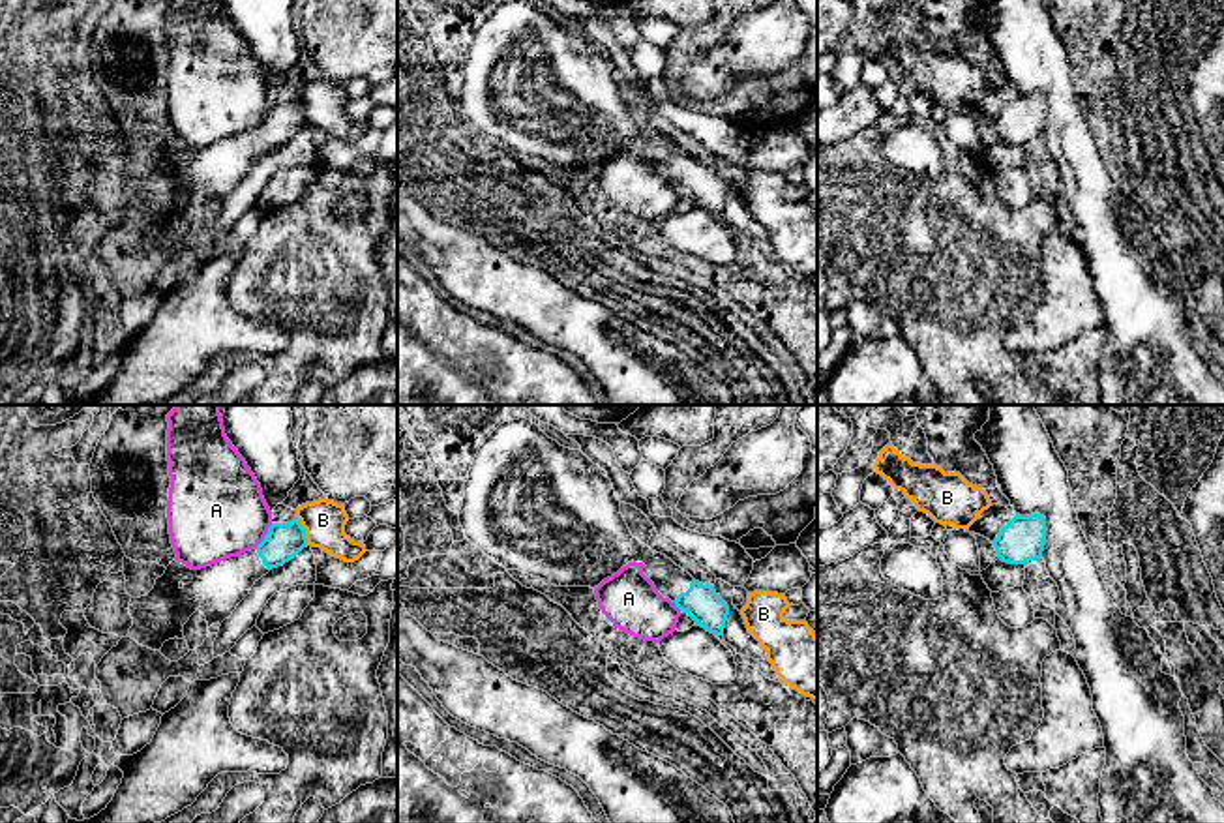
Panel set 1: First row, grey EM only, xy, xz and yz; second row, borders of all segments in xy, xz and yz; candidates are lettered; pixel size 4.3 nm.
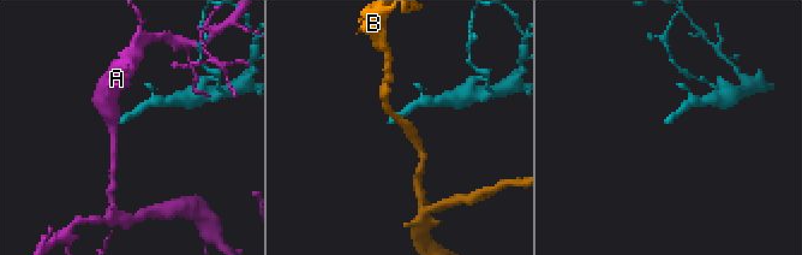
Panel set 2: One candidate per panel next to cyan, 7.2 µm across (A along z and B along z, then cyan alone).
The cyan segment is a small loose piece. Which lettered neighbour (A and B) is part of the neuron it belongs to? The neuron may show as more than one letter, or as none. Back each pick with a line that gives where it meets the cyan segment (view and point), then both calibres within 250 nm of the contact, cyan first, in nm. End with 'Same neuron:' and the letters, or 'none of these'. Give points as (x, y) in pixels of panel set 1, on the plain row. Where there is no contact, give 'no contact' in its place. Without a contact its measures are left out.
Same neuron: none of these

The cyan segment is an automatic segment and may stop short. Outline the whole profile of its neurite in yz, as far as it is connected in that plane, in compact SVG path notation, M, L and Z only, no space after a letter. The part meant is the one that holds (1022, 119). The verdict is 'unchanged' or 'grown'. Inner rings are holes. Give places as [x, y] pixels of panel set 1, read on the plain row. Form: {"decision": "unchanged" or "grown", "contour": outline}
{"decision": "unchanged", "contour": "M1016 94L992 122L997 137L1008 144L1025 144L1042 137L1046 97Z"}

